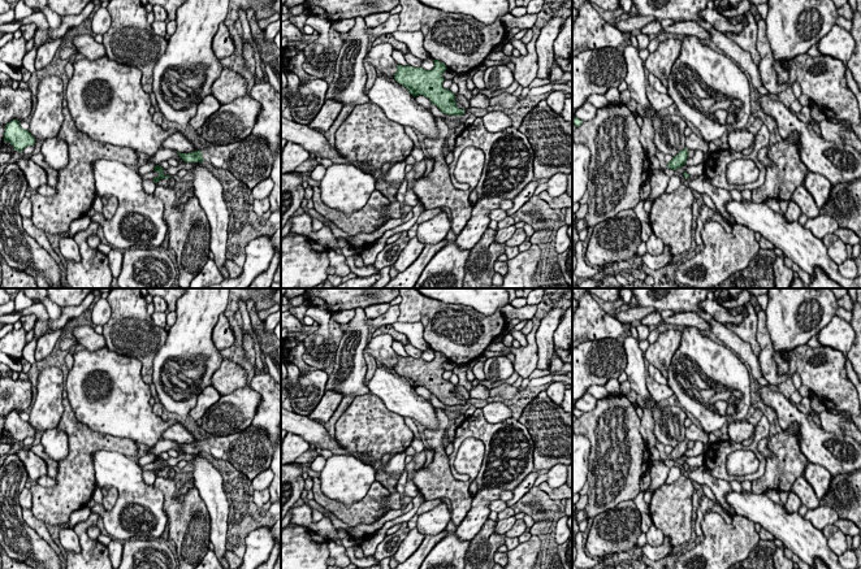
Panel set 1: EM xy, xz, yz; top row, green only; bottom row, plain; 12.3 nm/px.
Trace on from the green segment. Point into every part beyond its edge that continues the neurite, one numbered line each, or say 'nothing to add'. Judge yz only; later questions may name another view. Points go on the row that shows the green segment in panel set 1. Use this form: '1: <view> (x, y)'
nothing to add

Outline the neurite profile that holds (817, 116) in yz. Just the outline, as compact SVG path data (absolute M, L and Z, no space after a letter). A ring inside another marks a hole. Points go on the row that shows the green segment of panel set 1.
M813 101L810 103L810 108L812 108L810 118L813 120L813 122L810 125L812 125L813 130L821 136L821 130L819 130L818 123L822 122L823 120L826 120L826 116L818 108L818 105L814 104Z

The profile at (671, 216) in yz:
M684 184L653 200L649 213L650 227L653 234L671 248L675 259L687 256L691 249L693 201L692 188Z

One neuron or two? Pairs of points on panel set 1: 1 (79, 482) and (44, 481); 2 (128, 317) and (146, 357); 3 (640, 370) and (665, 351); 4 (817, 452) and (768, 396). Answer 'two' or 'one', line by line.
1: two
2: one
3: two
4: one

